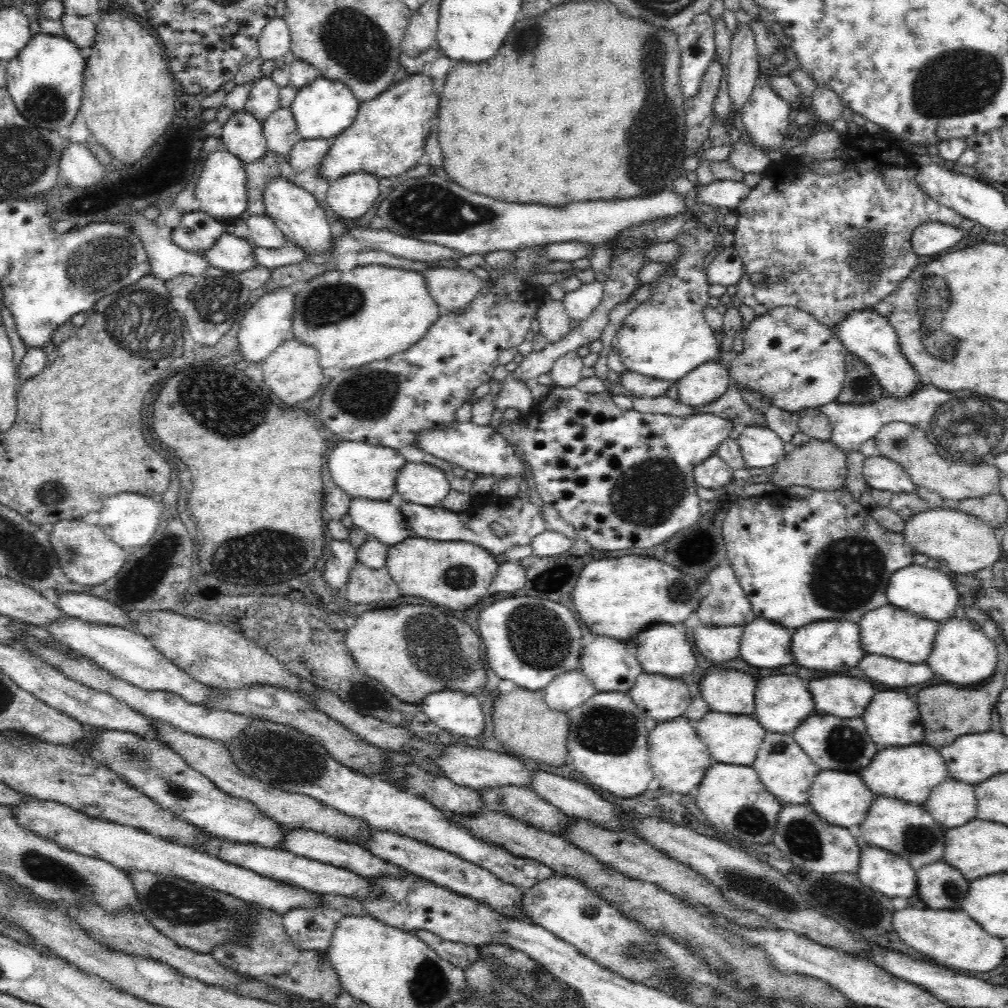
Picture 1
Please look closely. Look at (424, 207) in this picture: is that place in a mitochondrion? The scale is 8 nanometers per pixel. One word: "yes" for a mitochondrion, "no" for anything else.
yes

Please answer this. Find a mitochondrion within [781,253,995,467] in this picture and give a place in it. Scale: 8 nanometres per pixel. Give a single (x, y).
(929, 299)

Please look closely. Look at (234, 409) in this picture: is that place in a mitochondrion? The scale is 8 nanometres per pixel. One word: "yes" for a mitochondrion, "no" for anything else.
yes

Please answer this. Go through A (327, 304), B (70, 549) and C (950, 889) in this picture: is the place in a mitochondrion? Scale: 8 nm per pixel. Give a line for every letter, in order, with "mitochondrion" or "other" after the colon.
A: mitochondrion
B: mitochondrion
C: mitochondrion

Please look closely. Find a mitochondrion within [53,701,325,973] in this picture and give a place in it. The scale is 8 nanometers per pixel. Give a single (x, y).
(171, 904)

